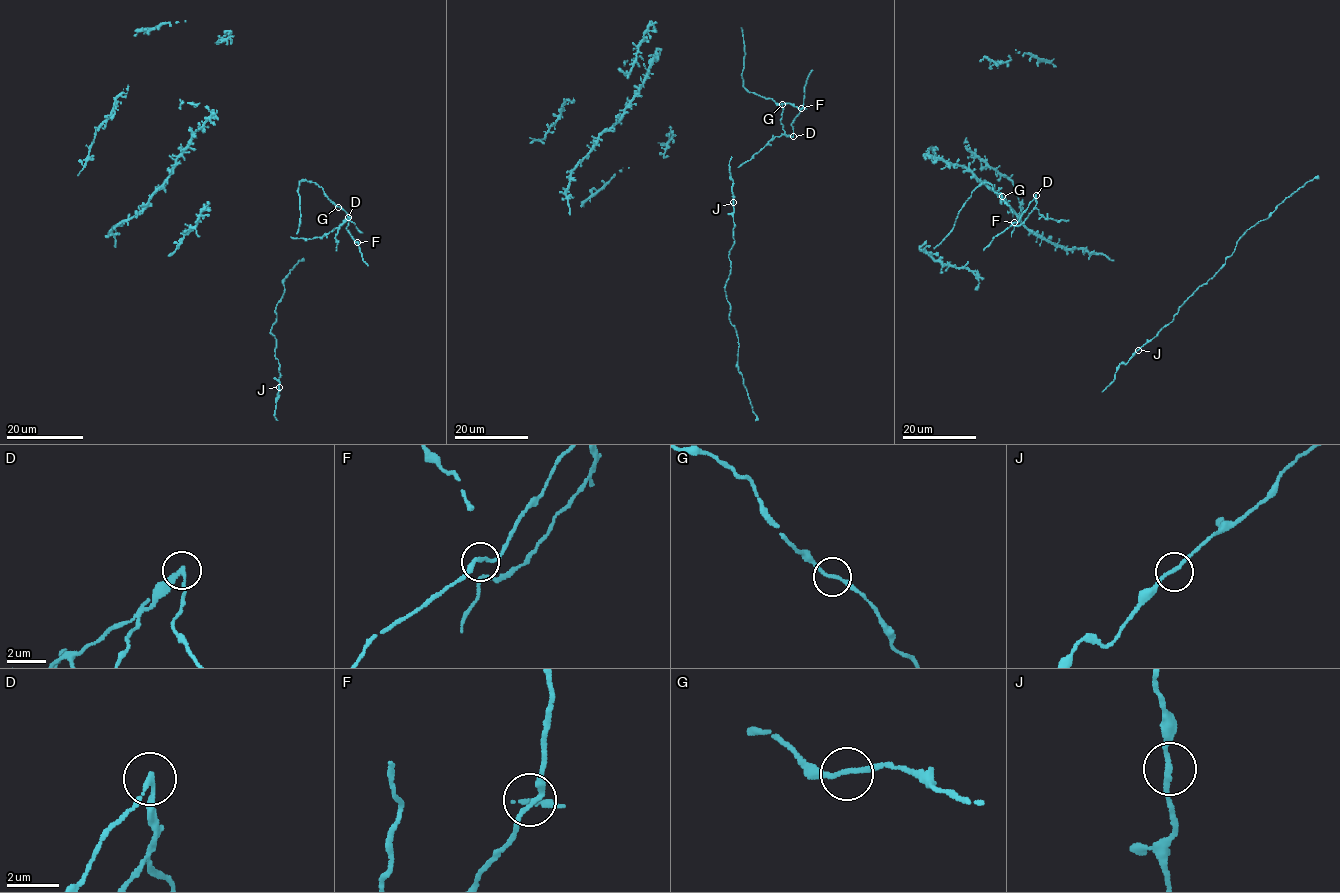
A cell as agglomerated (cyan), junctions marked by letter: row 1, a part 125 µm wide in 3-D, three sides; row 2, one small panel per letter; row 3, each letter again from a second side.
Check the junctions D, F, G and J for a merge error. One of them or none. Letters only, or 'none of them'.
D

